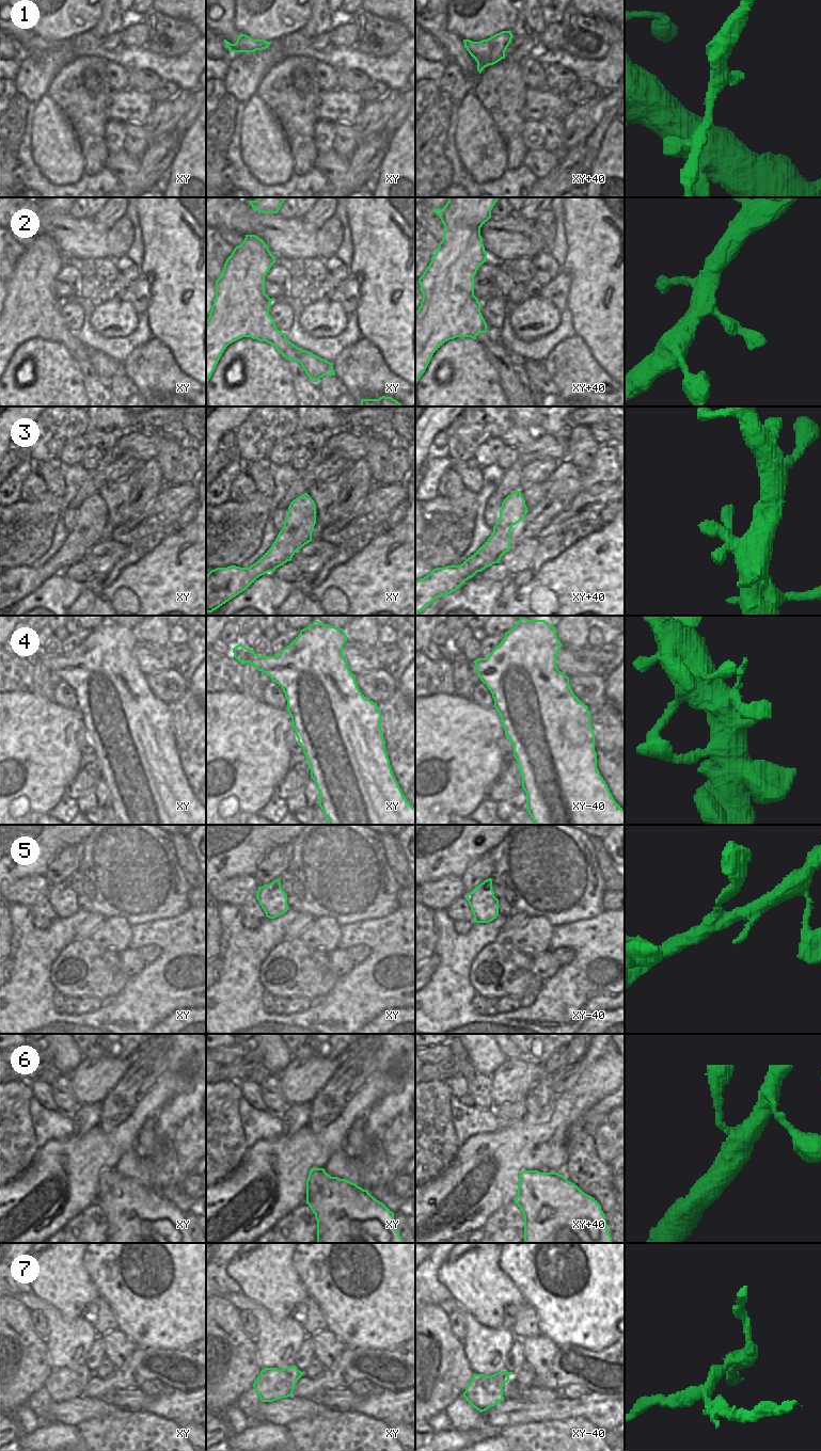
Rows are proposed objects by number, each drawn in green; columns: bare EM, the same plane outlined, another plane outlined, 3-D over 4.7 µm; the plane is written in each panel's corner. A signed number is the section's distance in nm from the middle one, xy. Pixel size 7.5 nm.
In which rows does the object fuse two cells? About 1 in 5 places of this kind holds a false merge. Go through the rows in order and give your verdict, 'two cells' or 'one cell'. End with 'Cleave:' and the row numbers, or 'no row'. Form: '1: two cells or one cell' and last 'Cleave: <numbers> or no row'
1: one cell
2: one cell
3: one cell
4: one cell
5: one cell
6: one cell
7: two cells
Cleave: 7

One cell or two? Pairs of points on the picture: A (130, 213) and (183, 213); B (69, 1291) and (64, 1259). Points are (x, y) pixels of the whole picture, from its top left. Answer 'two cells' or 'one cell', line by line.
A: two cells
B: one cell

